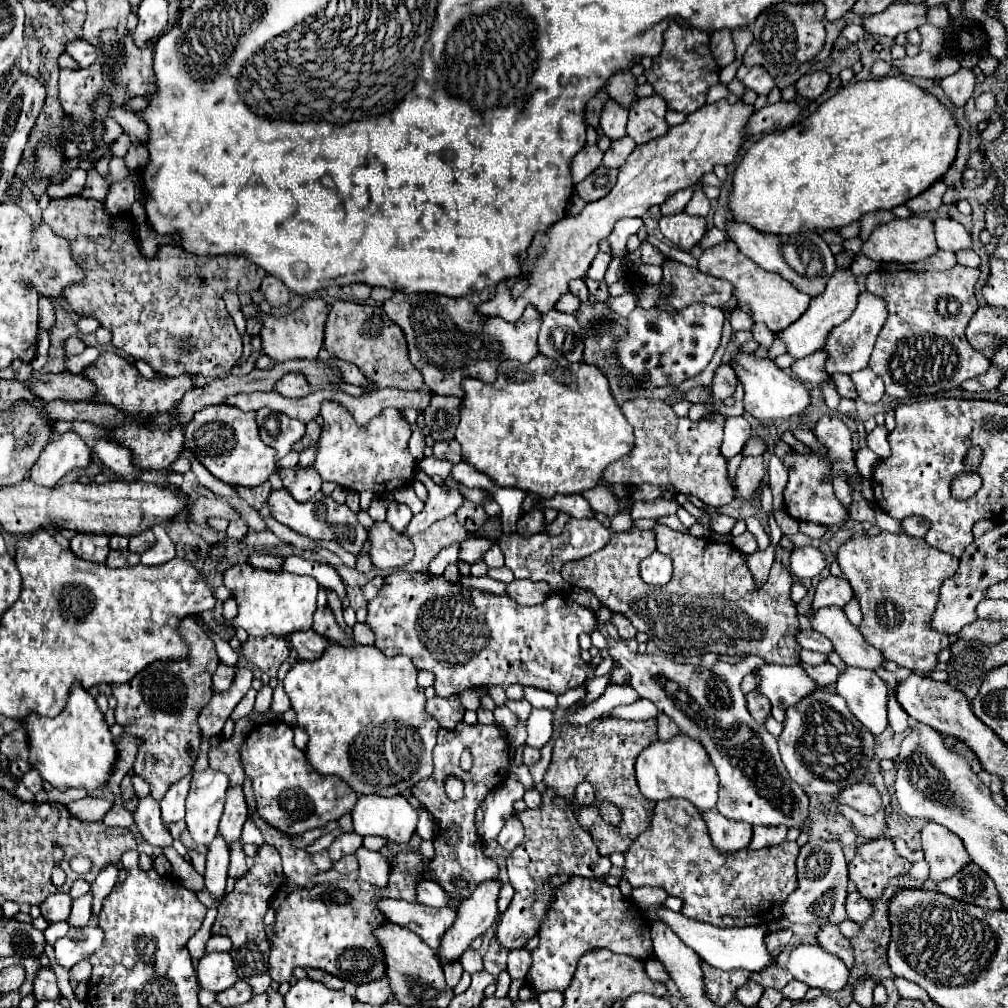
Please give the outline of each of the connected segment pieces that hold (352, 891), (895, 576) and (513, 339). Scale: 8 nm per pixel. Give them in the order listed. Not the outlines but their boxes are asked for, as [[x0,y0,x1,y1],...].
[[269,852,423,984],[836,532,959,674],[383,292,541,396]]

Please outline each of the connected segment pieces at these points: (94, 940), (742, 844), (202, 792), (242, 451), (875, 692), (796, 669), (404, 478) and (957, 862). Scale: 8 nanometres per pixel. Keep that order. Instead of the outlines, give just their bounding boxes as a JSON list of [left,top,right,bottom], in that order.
[[55,926,103,968],[701,808,751,852],[185,768,229,846],[185,406,277,486],[835,668,887,736],[757,664,819,710],[313,402,415,494],[921,822,969,882]]

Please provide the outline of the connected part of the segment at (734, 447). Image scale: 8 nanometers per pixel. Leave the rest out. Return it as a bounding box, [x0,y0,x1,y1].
[721,416,751,460]

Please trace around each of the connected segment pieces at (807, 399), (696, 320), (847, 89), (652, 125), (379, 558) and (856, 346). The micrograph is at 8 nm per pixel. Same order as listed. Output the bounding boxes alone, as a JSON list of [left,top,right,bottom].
[[735,354,811,422],[615,304,725,386],[729,76,959,234],[627,96,669,144],[367,522,413,570],[825,292,887,374]]

